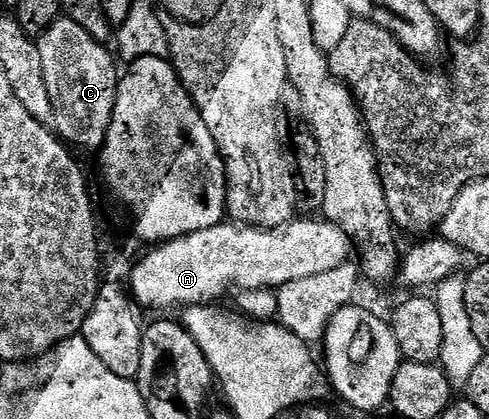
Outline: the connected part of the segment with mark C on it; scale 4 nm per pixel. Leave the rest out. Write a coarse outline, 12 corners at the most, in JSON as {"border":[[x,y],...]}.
{"border":[[67,16],[36,47],[69,147],[104,145],[117,59]]}

